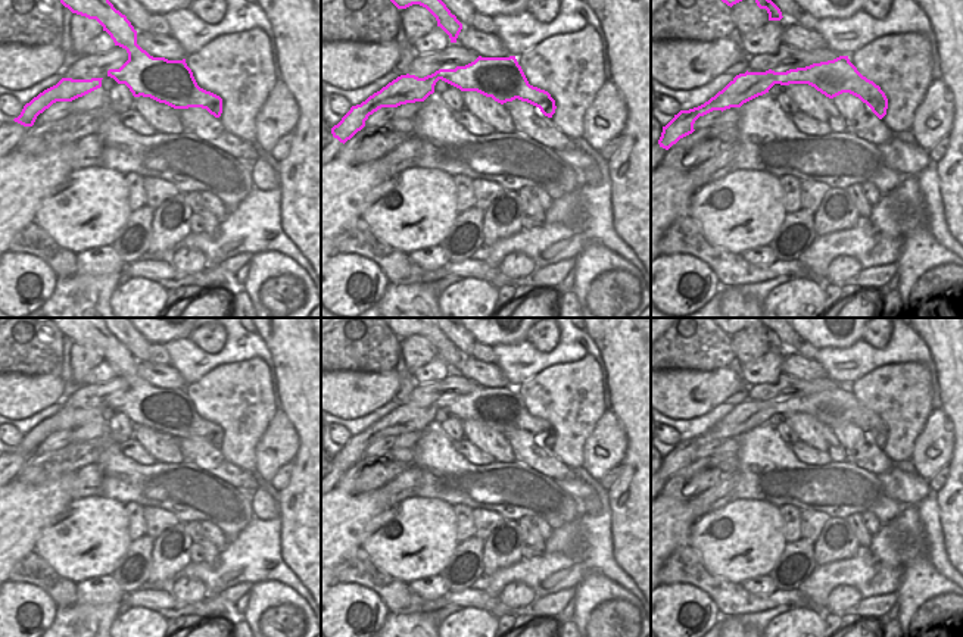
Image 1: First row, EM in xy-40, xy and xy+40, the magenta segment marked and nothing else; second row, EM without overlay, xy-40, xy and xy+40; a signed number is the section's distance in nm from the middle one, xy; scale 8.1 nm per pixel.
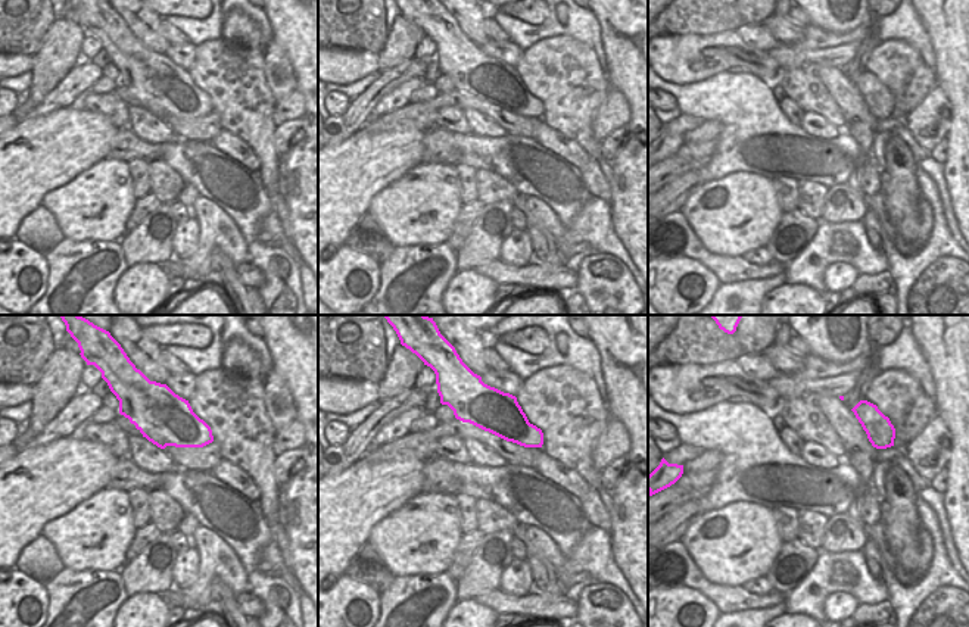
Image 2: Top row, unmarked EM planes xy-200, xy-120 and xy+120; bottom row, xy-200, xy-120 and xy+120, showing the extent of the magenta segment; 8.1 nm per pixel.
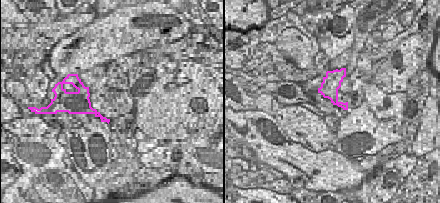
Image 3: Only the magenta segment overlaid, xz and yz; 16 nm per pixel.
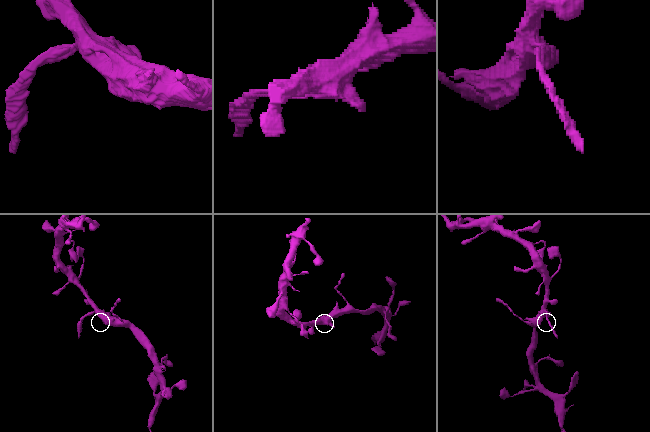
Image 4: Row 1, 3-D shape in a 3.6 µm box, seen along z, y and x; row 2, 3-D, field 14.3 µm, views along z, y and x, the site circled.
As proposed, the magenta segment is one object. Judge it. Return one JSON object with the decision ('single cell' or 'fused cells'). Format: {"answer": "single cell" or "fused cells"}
{"answer": "single cell"}

